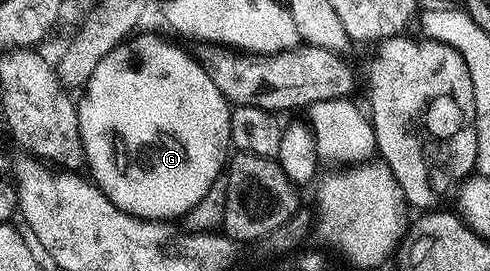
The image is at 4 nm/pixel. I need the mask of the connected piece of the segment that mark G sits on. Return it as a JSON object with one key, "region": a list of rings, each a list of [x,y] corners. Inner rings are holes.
{"region":[[[137,32],[114,47],[109,54],[105,55],[100,65],[95,67],[87,81],[86,88],[82,93],[84,98],[79,98],[78,101],[78,123],[80,124],[80,134],[84,136],[84,156],[87,168],[92,168],[93,175],[91,174],[91,176],[94,178],[95,184],[122,211],[135,217],[144,217],[148,221],[180,219],[196,206],[198,199],[202,199],[202,195],[206,195],[206,191],[210,191],[210,185],[225,172],[230,160],[228,149],[233,148],[230,135],[233,106],[222,95],[222,91],[218,91],[218,87],[214,87],[214,79],[210,79],[203,64],[193,54],[192,58],[186,50],[179,49],[174,42],[167,41],[166,38],[159,37],[156,33],[144,32]]]}

